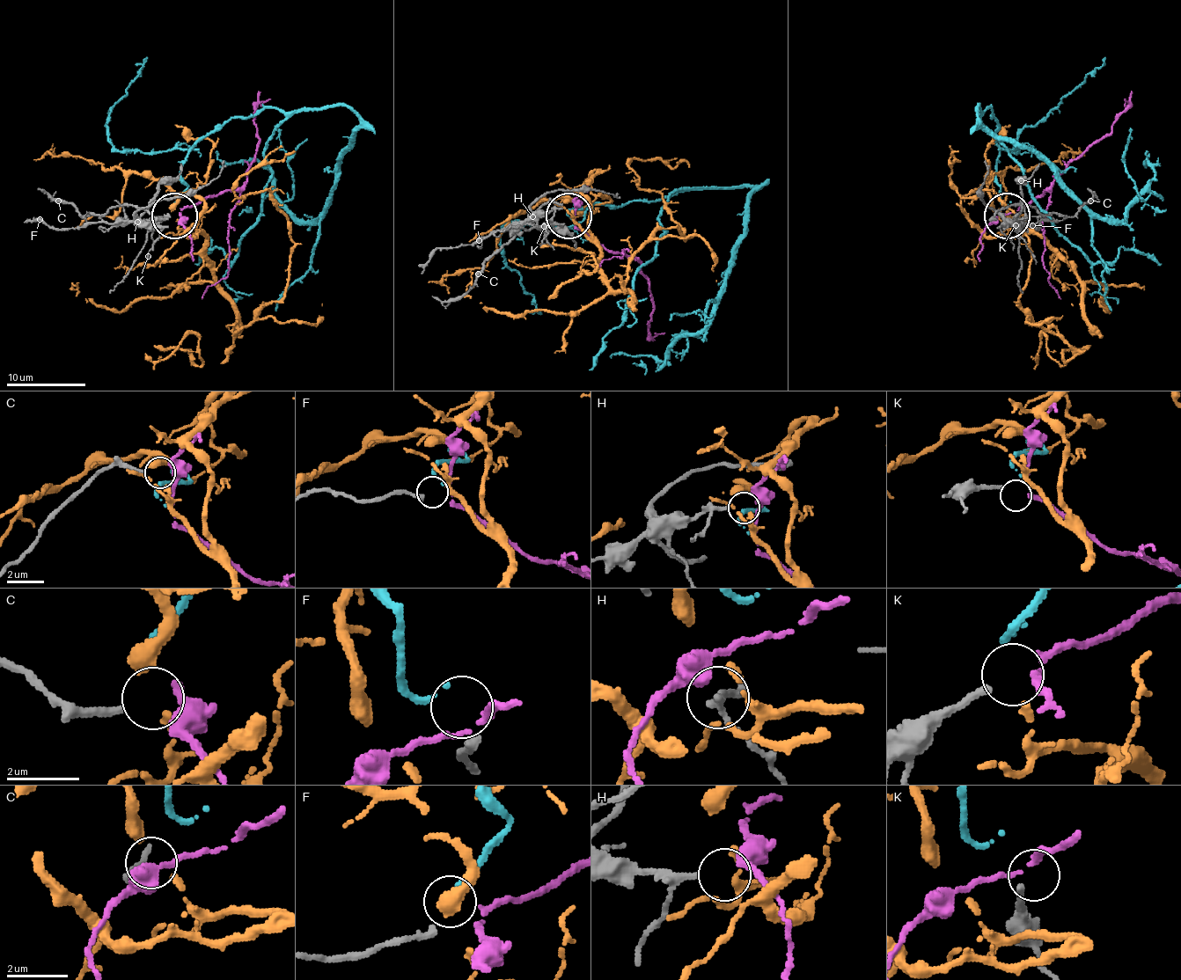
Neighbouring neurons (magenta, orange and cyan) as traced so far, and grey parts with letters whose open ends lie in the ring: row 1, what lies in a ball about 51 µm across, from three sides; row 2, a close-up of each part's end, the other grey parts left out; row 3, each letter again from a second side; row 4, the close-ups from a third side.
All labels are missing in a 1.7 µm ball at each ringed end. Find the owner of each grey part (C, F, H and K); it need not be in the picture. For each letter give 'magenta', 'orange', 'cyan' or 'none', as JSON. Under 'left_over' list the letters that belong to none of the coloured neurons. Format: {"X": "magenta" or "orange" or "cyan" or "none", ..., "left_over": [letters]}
{"C": "none", "F": "cyan", "H": "none", "K": "magenta", "left_over": ["C", "H"]}

